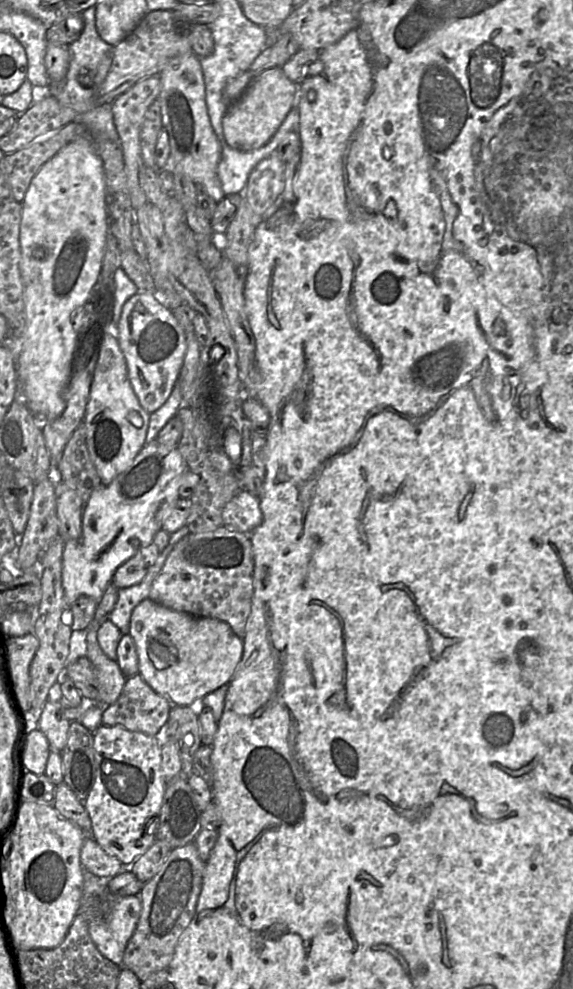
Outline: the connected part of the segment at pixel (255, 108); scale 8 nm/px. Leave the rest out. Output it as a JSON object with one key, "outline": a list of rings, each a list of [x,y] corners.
{"outline":[[[272,67],[254,74],[241,96],[229,103],[222,120],[226,143],[239,151],[248,152],[265,145],[278,131],[293,107],[297,109],[299,83],[292,82],[281,67]]]}

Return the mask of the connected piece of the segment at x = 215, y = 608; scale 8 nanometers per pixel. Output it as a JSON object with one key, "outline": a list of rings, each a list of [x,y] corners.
{"outline":[[[225,525],[214,531],[189,533],[169,553],[148,598],[192,616],[221,620],[243,638],[252,607],[253,571],[250,533],[232,530]]]}

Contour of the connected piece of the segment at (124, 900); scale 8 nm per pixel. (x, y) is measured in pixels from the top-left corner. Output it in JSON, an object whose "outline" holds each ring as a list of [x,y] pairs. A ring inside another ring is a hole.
{"outline":[[[83,871],[83,894],[79,913],[87,921],[89,935],[97,950],[114,964],[123,966],[124,951],[136,929],[142,904],[140,894],[120,896],[111,892],[108,887],[110,879]]]}

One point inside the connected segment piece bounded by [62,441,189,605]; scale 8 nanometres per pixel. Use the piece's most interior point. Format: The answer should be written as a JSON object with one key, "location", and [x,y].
{"location":[119,519]}

